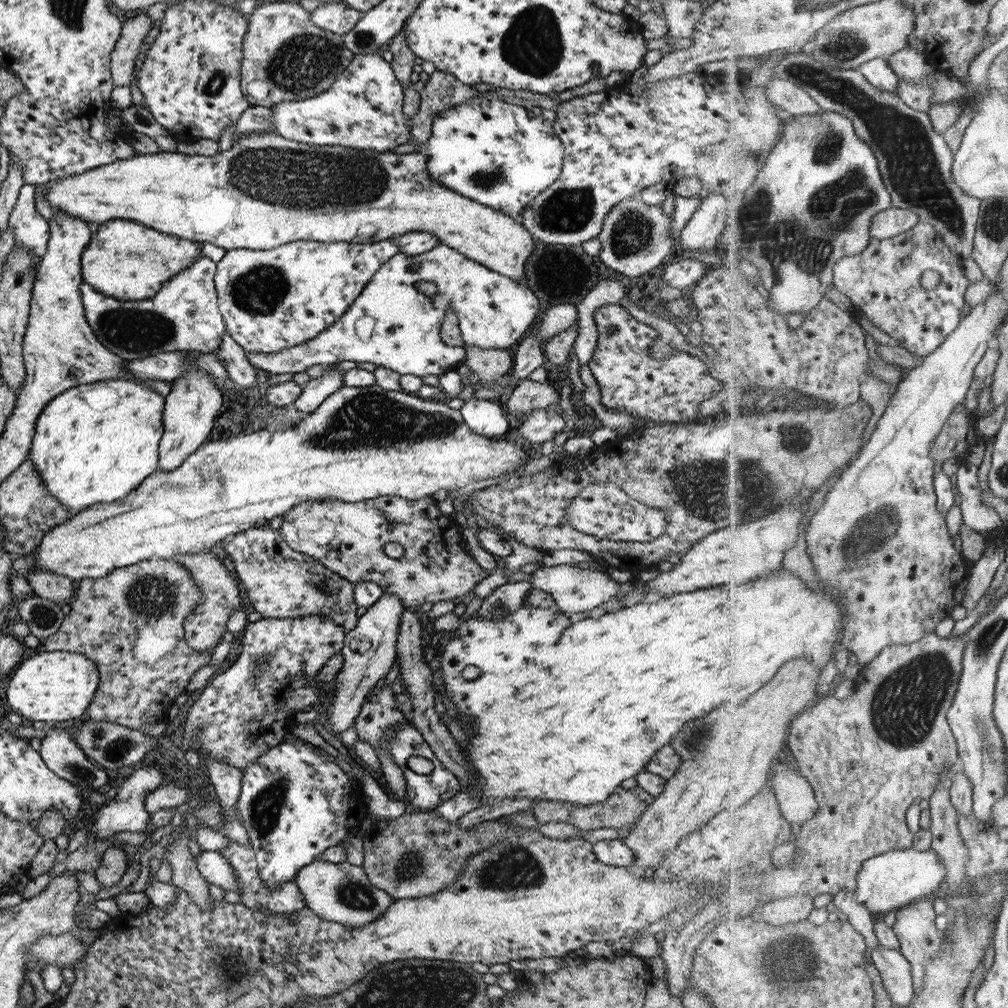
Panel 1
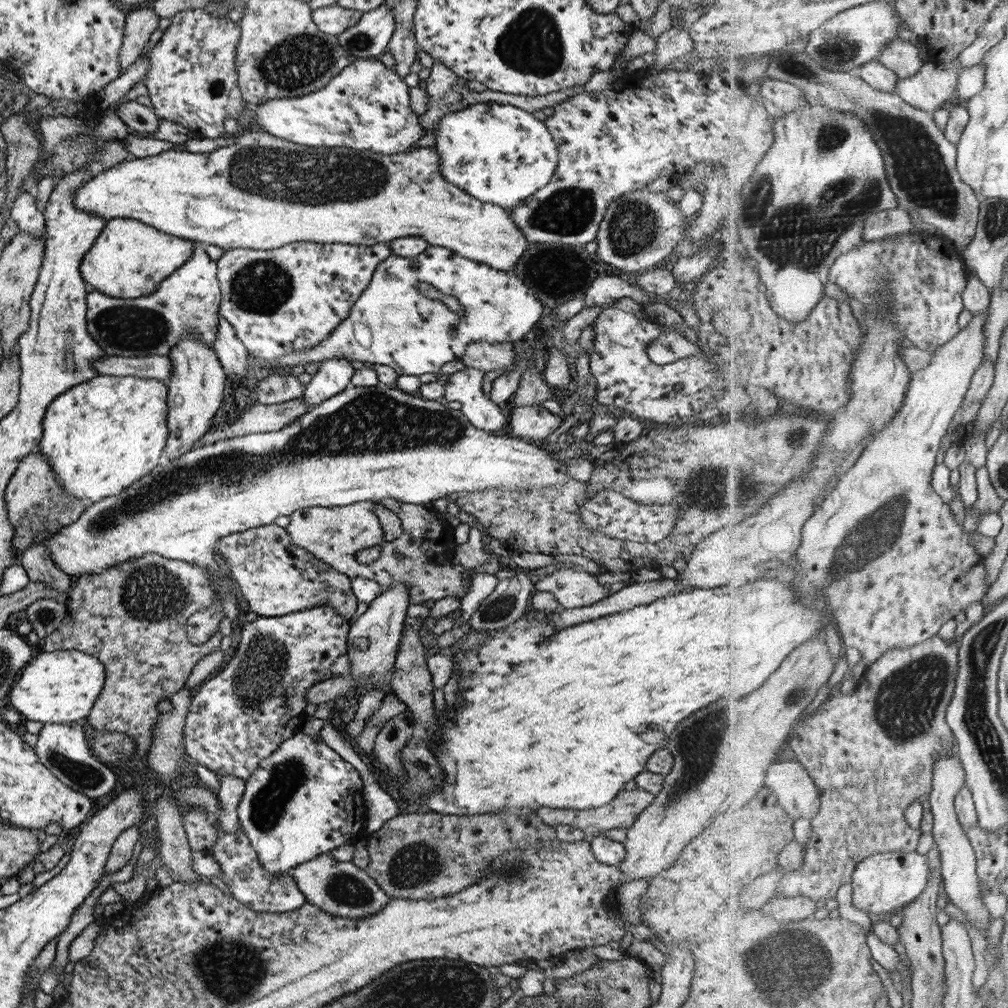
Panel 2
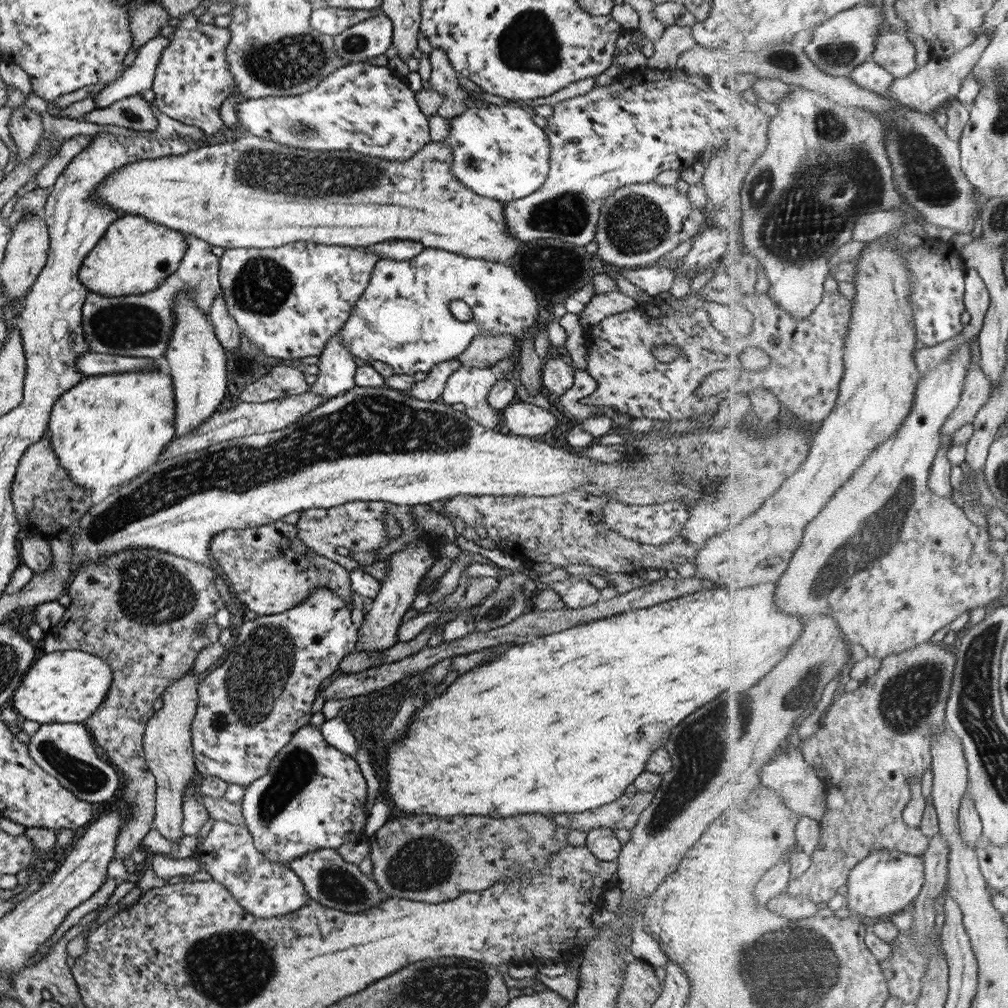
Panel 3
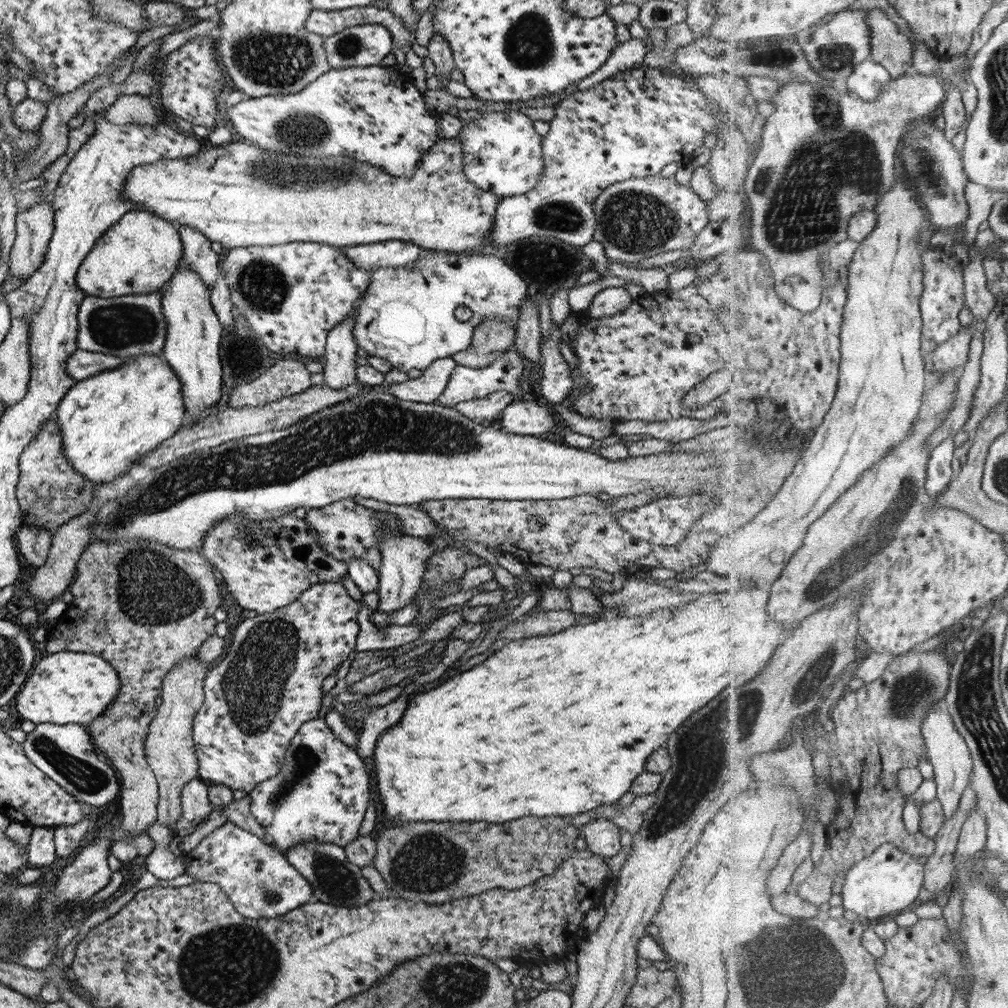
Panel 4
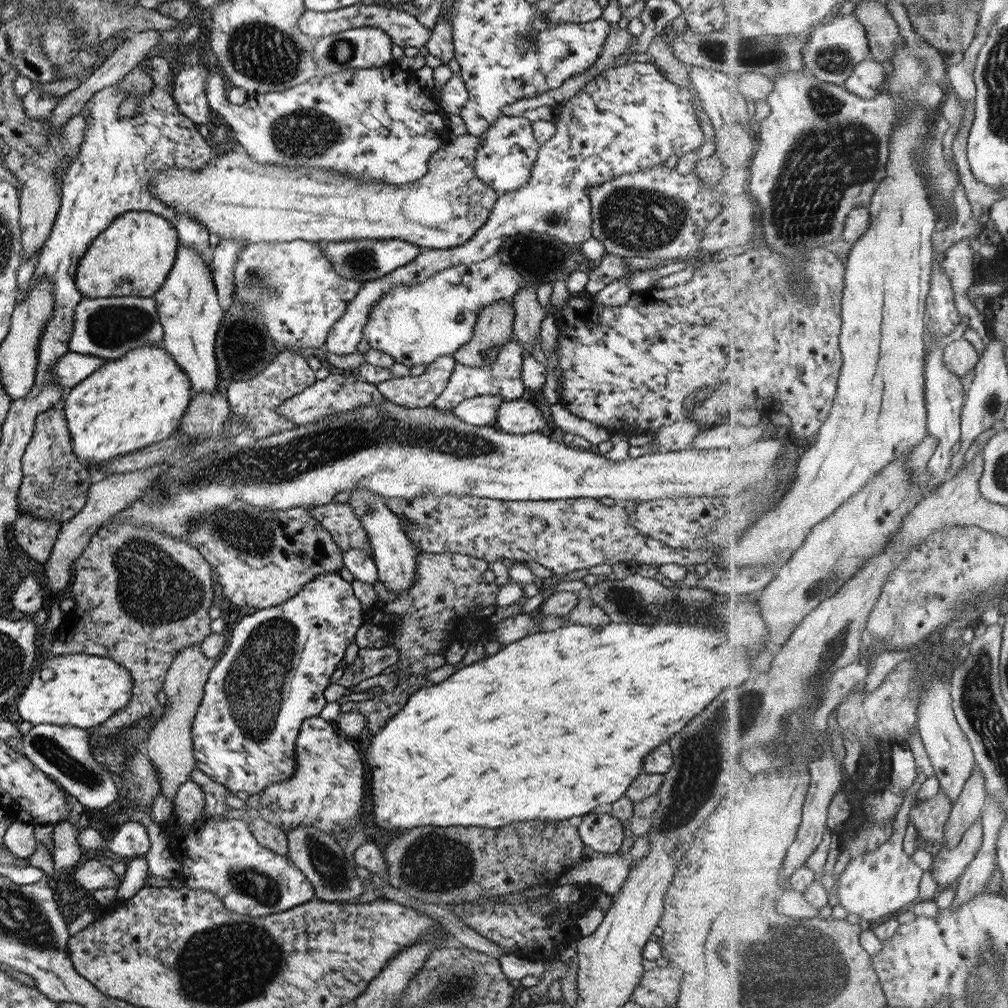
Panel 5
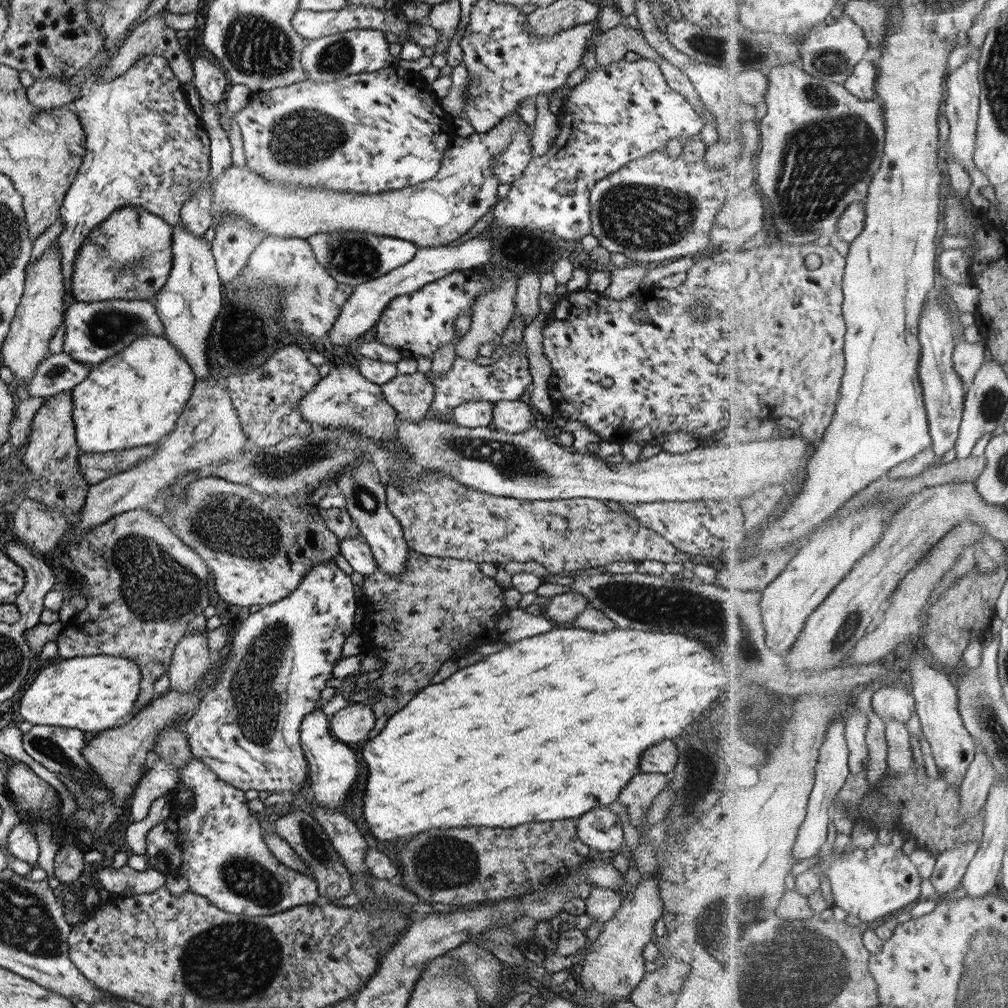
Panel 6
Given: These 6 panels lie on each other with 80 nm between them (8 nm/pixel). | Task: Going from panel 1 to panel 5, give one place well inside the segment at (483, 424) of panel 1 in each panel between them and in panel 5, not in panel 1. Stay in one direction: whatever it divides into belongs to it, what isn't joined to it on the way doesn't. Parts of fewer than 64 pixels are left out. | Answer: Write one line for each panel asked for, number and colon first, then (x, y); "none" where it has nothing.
2: (464, 386)
3: (467, 385)
4: (503, 373)
5: (501, 377)

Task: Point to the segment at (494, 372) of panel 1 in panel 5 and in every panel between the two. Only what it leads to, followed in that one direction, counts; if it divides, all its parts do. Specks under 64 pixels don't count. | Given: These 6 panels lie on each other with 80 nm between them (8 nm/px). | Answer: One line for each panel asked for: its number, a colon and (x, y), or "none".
2: (484, 356)
3: (484, 350)
4: (492, 336)
5: (493, 327)

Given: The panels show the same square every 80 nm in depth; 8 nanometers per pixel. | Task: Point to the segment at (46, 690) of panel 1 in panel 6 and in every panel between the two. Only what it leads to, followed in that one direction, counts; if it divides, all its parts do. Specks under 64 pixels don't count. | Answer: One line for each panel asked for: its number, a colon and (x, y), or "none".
2: (59, 687)
3: (67, 686)
4: (66, 687)
5: (81, 690)
6: (90, 694)

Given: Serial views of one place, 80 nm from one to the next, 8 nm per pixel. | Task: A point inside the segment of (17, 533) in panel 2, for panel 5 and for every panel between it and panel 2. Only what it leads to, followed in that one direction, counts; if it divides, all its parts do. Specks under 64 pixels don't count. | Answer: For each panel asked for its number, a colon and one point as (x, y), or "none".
3: (46, 501)
4: (49, 492)
5: (54, 486)

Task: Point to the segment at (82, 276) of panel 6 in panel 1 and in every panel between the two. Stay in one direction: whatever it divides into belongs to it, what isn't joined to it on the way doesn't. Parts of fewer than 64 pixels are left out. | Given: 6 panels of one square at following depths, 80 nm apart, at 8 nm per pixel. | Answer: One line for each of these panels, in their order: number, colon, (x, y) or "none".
1: (124, 260)
2: (128, 259)
3: (134, 255)
4: (137, 255)
5: (131, 258)

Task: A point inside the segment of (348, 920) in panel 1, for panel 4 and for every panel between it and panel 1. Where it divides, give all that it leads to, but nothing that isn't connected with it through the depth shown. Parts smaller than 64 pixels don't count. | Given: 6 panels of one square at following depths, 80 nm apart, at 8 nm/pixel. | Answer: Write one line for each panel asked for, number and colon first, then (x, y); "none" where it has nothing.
2: (339, 888)
3: (327, 879)
4: (334, 880)

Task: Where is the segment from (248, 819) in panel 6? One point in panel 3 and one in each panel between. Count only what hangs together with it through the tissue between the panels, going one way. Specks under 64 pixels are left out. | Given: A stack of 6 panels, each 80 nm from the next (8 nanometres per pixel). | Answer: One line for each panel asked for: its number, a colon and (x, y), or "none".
3: (263, 888)
4: (258, 881)
5: (223, 857)

